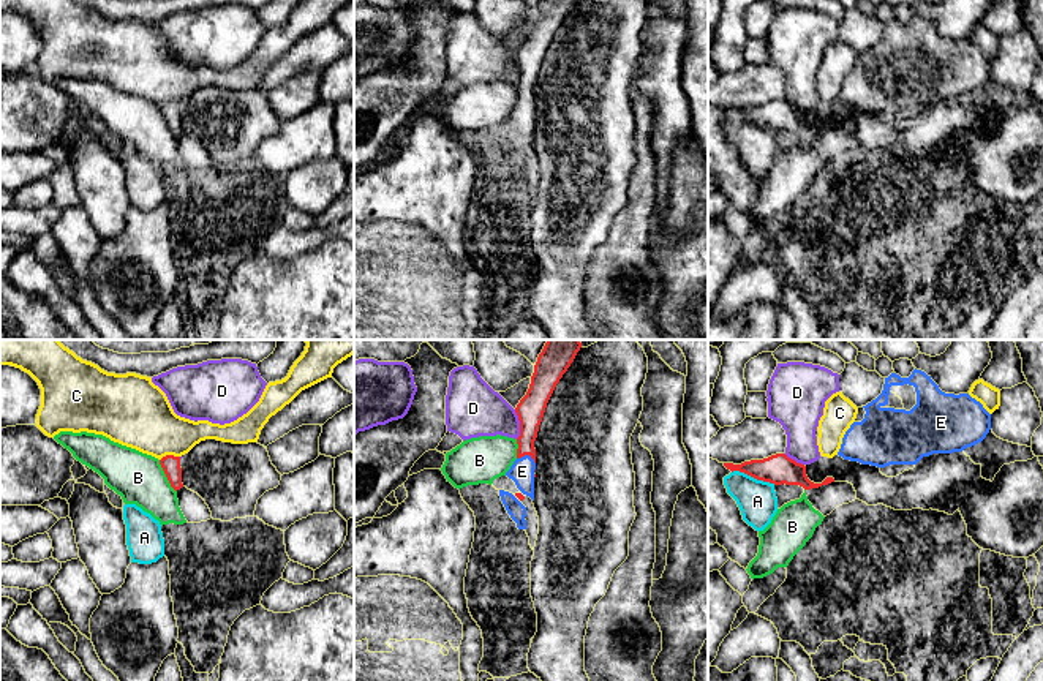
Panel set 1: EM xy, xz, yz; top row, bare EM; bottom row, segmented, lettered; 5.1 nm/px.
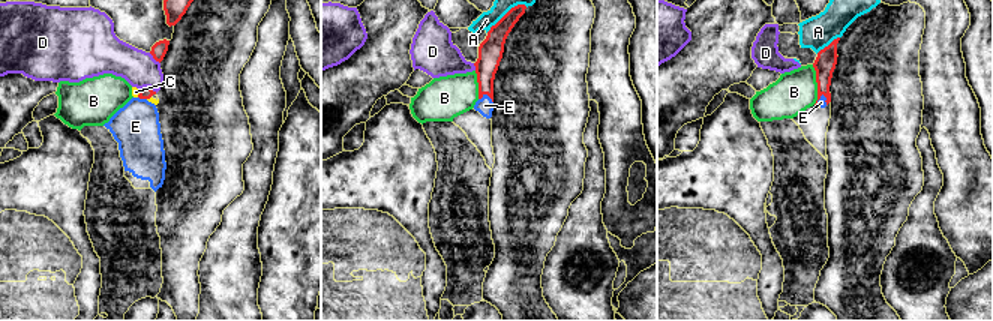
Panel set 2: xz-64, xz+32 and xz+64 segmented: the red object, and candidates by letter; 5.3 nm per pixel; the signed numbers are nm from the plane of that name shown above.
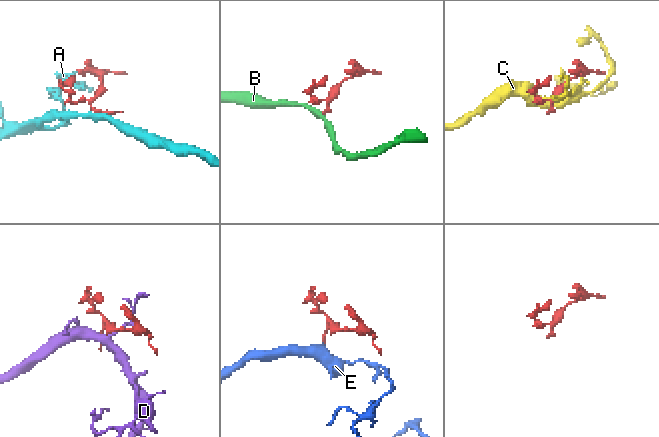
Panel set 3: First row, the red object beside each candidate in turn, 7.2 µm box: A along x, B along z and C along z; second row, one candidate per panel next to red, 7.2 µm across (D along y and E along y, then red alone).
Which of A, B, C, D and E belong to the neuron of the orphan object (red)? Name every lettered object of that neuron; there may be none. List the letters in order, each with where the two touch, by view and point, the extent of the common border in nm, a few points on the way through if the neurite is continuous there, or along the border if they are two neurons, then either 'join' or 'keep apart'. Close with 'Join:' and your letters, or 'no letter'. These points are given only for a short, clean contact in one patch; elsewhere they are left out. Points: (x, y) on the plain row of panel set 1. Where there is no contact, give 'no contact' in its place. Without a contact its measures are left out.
A: yz (754, 124) | 240 nm | keep apart
B: xy (166, 122) | 190 nm | along xy (158, 106), (169, 131), (176, 138) | keep apart
C: xy (169, 101) | 110 nm | keep apart
D: xz (520, 70) | 150 nm | keep apart
E: xz (527, 100) | 100 nm | across xz (530, 56), (527, 100), (522, 117) | join
Join: E

